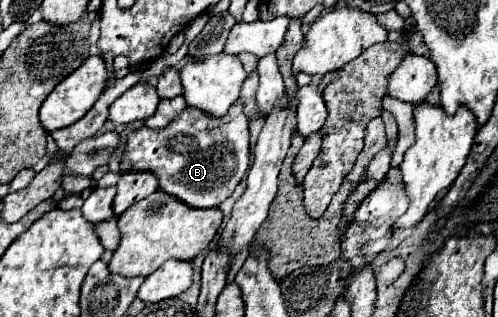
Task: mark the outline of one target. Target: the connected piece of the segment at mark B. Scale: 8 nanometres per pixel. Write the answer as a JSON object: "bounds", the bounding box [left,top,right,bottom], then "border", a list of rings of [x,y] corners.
{"bounds":[121,98,249,208],"border":[[[239,98],[223,118],[207,116],[197,108],[185,108],[175,120],[163,130],[151,130],[143,126],[127,134],[125,154],[121,156],[121,172],[153,172],[159,180],[159,190],[169,192],[169,196],[179,198],[191,208],[217,208],[223,200],[227,200],[235,186],[241,182],[249,168],[249,122],[243,112],[243,100]]]}

